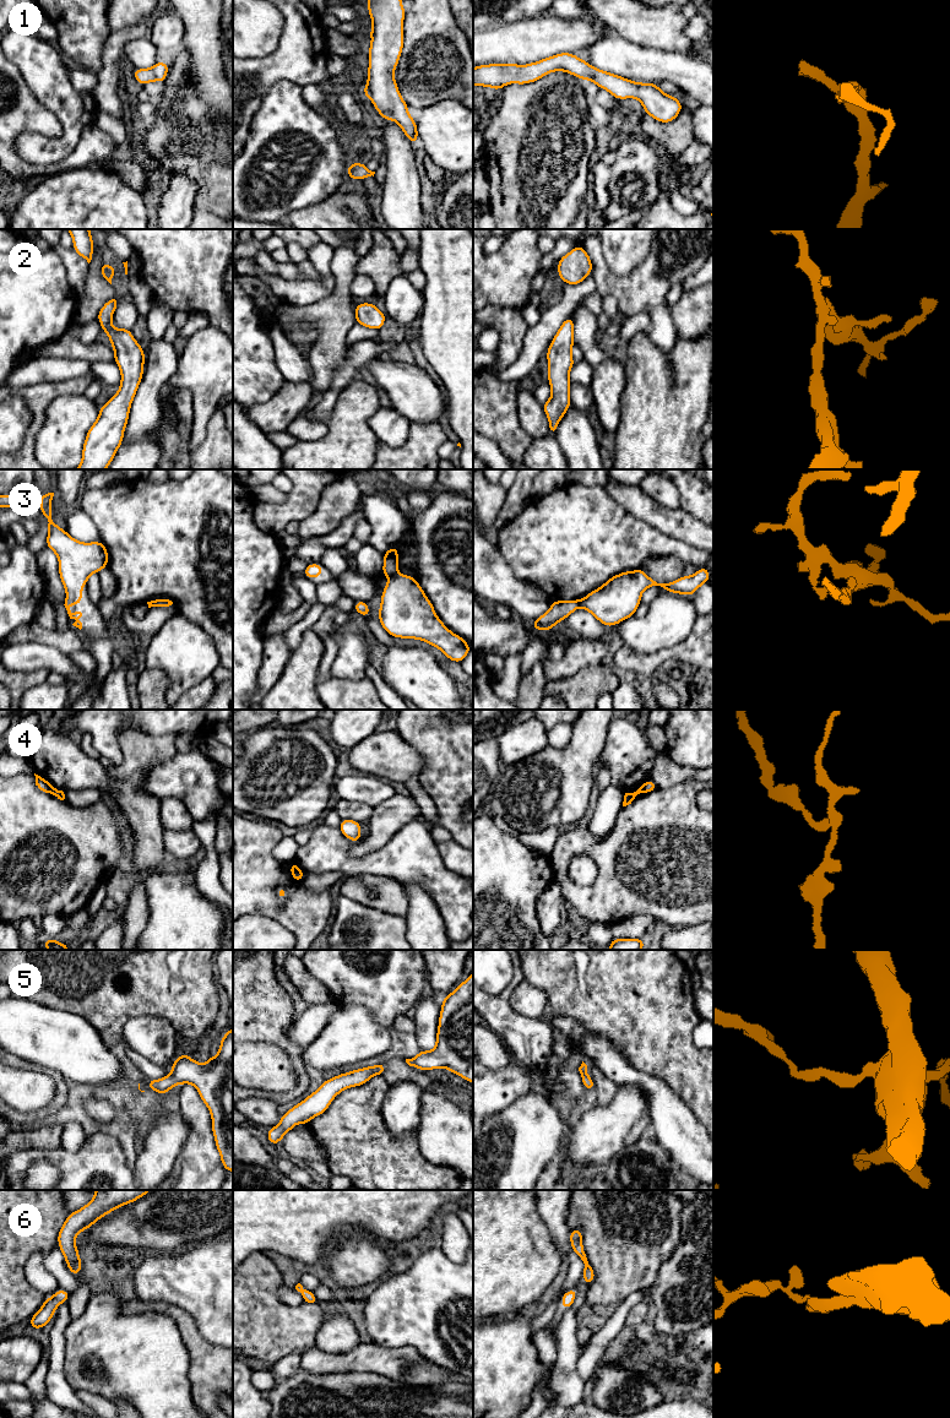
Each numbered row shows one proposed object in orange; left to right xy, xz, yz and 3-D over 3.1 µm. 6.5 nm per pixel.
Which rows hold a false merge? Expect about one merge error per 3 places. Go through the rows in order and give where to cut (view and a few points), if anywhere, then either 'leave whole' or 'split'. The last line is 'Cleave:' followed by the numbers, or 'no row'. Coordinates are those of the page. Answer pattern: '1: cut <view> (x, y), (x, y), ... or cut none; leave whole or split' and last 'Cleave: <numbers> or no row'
1: cut none; leave whole
2: cut none; leave whole
3: cut xz (397, 574), (389, 577); split
4: cut xy (54, 788), (50, 792); split
5: cut none; leave whole
6: cut none; leave whole
Cleave: 3, 4

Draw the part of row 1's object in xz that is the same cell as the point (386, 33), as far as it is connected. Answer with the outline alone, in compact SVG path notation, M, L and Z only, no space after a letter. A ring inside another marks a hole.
M367 0L373 21L370 31L368 81L363 94L374 104L385 120L396 121L407 138L418 142L416 120L402 99L393 74L403 49L402 0Z

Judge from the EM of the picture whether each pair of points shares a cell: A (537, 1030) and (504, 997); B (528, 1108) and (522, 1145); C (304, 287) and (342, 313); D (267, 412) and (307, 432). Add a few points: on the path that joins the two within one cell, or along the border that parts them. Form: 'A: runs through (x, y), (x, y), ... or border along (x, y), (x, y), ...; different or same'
A: runs through (526, 1030), (504, 1008); same
B: runs through (528, 1117), (528, 1133), (525, 1136); same
C: border along (332, 292), (321, 300), (294, 307); different
D: border along (296, 417), (286, 429); different

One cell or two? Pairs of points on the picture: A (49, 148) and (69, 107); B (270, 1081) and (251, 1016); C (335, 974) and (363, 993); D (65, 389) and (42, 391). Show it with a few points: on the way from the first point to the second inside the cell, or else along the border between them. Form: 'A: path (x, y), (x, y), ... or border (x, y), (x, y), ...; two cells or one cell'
A: path (60, 142), (69, 134), (69, 118); one cell
B: border (245, 1041), (269, 1042), (278, 1046), (286, 1053); two cells
C: path (342, 974), (356, 985); one cell
D: path (59, 389), (48, 391); one cell

